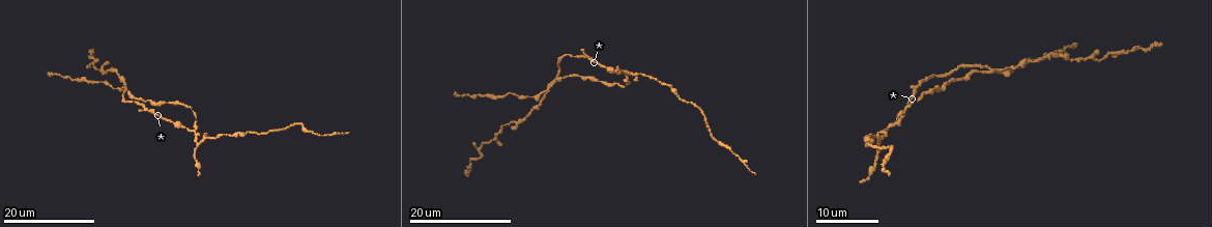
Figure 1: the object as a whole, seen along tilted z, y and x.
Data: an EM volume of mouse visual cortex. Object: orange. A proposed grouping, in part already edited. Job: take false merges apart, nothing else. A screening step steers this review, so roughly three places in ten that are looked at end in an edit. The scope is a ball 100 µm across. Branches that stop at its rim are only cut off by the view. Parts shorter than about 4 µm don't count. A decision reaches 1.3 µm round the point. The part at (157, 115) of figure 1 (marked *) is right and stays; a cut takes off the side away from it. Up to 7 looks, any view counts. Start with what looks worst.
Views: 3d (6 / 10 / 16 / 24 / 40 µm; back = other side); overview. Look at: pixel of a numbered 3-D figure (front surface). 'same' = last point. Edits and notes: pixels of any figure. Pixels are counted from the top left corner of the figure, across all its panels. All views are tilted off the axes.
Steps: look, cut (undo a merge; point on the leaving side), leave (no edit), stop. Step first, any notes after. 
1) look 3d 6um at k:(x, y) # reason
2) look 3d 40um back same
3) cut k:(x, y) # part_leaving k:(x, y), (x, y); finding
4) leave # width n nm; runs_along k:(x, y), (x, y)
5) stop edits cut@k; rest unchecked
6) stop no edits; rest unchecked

look 3d 24um at 1:(544, 91) # three arms meet

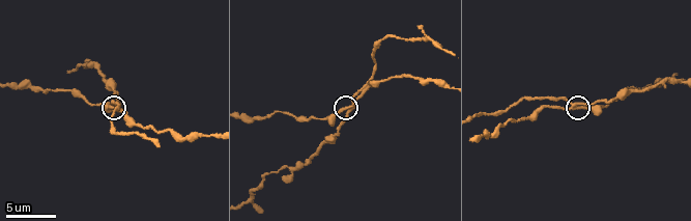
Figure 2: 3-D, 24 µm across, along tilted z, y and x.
look 3d 10um at 2:(341, 110)

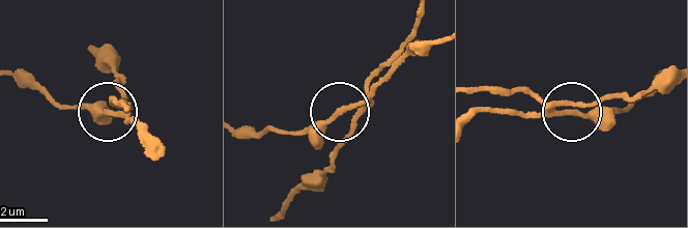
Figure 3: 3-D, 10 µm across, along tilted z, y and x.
leave # width 200 nm; continuous, no second neuron

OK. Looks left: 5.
look 3d 16um at 1:(629, 75) # two arms in line, one across

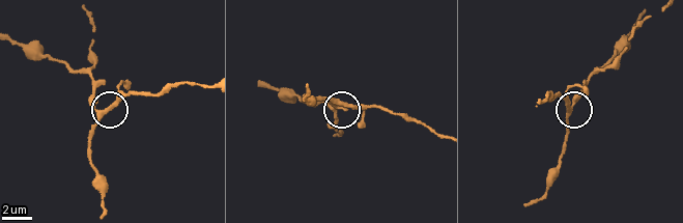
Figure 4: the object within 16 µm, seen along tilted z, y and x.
look 3d 6um at 4:(567, 111)

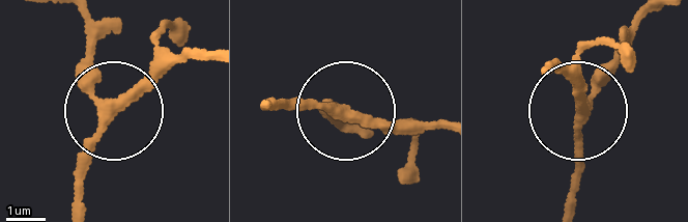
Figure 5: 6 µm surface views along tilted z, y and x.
leave # width 220 nm; runs_along 5:(76, 12), (109, 122), (77, 197); continuous, no second neuron

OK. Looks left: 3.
look 3d 16um at 2:(285, 169)

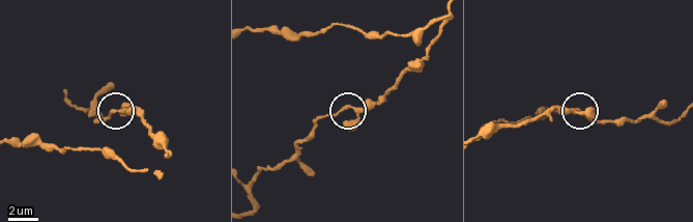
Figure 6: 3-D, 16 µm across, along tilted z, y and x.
look 3d 6um at 6:(349, 108)

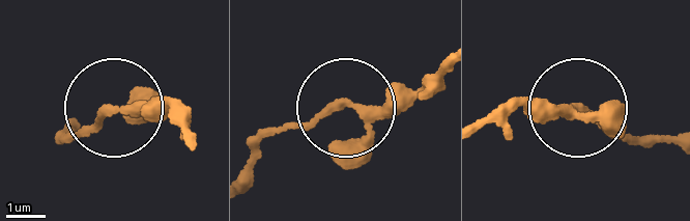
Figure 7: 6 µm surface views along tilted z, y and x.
leave # width 190 nm; runs_along 7:(440, 66), (373, 103), (326, 105), (257, 139); continuous, no second neuron

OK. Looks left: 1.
look 3d 10um at 2:(125, 114) # sudden change in width

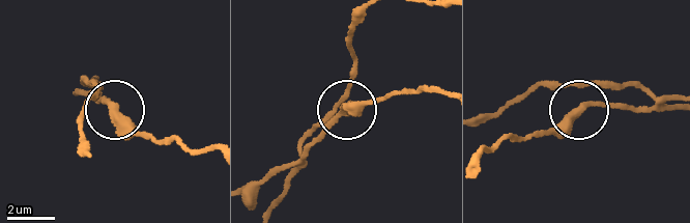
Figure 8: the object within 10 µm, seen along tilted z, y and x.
leave # width 280 nm; runs_along 8:(480, 119), (545, 85), (651, 92), (582, 108), (539, 135); all the same neuron

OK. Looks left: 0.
stop no edits; rest unchecked

